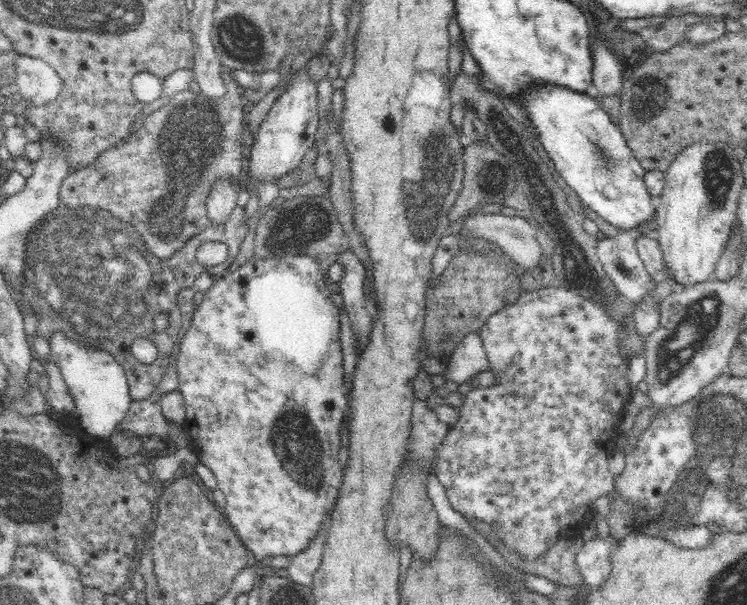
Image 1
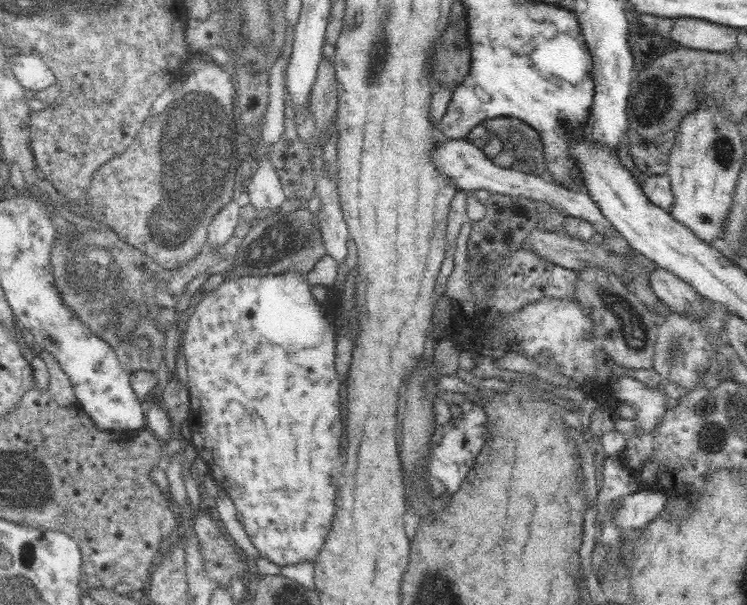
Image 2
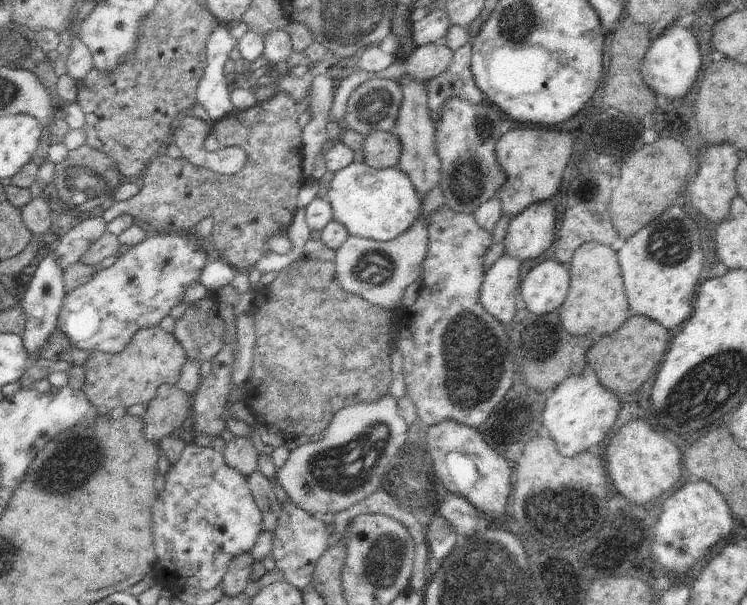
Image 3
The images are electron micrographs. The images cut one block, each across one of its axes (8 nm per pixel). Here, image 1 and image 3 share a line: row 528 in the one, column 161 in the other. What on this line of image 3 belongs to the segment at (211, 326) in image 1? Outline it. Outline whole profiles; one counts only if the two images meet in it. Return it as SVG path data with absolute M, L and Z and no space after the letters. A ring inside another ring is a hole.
M163 233L147 237L141 244L130 247L118 260L100 272L90 282L66 294L57 319L59 330L68 338L71 348L87 352L120 353L142 328L154 328L168 316L175 306L182 303L185 289L200 280L202 268L211 256L204 252L197 240L189 234Z

